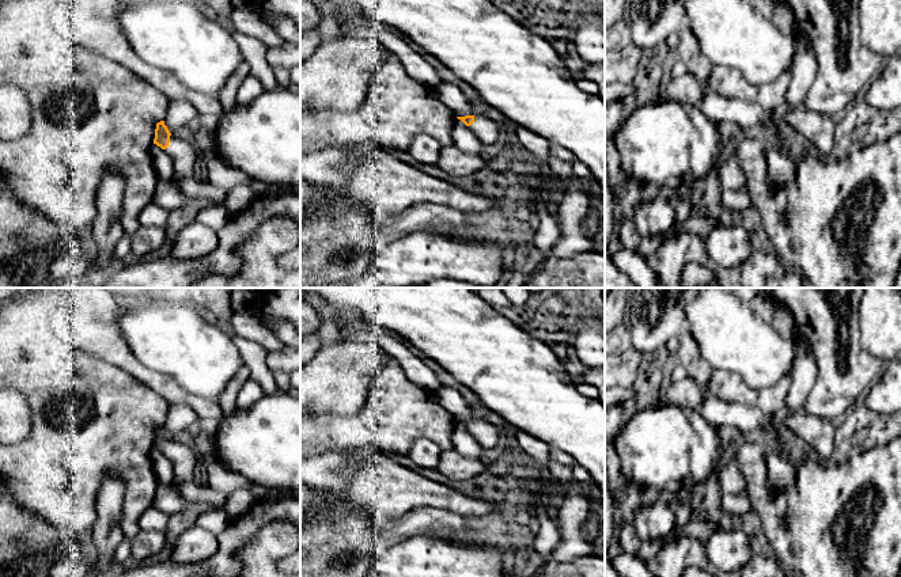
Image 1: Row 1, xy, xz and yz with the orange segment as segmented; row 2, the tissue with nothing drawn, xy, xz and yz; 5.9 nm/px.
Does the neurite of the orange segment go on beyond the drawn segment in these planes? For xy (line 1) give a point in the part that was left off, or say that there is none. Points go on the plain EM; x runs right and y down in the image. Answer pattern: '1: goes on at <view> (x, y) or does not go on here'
1: goes on at xy (184, 458)

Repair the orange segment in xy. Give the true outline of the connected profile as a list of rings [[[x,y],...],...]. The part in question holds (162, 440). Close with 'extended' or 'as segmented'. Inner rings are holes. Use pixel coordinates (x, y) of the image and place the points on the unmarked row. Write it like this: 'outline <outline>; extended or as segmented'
outline [[[164,425],[156,428],[154,448],[164,453],[173,463],[174,481],[171,486],[177,491],[179,483],[193,481],[194,467],[197,466],[197,449],[170,437]]]; extended

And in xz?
outline [[[476,418],[457,422],[469,430],[482,448],[496,448],[504,444],[506,432],[485,420]]]; extended

